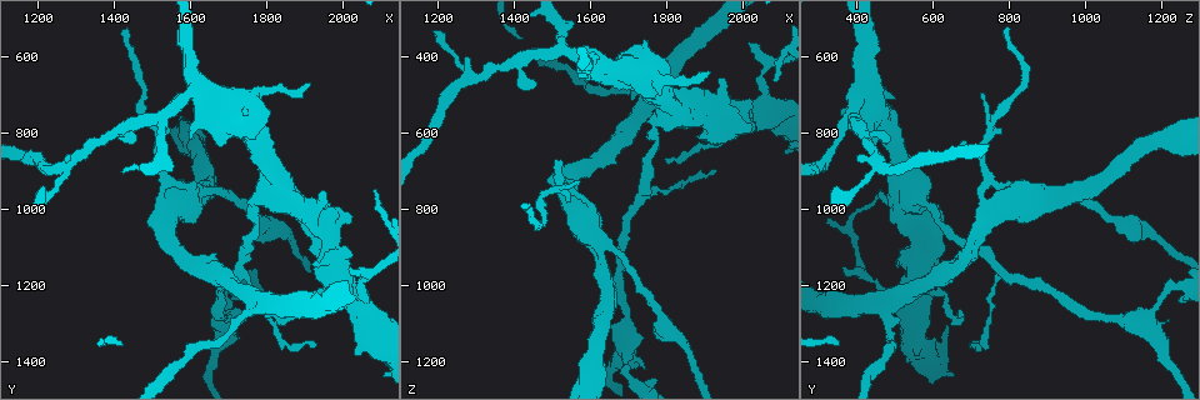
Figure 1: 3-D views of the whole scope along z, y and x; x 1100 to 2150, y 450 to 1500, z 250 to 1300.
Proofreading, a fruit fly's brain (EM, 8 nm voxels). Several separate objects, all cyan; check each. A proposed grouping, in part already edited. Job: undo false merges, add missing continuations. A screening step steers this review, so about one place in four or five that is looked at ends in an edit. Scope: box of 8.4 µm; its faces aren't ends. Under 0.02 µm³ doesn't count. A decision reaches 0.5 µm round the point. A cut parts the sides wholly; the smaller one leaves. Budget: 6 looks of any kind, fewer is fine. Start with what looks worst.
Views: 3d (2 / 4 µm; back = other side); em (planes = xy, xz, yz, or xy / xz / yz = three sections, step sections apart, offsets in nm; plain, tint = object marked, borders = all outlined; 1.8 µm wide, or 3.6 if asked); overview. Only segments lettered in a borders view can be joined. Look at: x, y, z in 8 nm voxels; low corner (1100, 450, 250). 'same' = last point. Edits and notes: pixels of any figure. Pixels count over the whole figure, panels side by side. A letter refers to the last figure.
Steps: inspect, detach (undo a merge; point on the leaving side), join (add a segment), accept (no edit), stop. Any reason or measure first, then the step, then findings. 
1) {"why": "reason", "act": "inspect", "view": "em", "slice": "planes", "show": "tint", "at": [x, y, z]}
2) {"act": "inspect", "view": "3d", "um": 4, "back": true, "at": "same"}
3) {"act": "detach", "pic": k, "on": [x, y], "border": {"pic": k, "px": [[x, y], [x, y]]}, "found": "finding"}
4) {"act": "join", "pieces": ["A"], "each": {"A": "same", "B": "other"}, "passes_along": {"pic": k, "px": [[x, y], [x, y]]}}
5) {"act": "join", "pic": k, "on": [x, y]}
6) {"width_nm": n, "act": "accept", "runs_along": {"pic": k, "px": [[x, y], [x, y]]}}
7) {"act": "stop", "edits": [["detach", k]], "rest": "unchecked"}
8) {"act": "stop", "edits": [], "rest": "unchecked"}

{"why": "free end", "act": "inspect", "view": "em", "slice": "planes", "show": "borders", "at": [1910, 675, 440]}

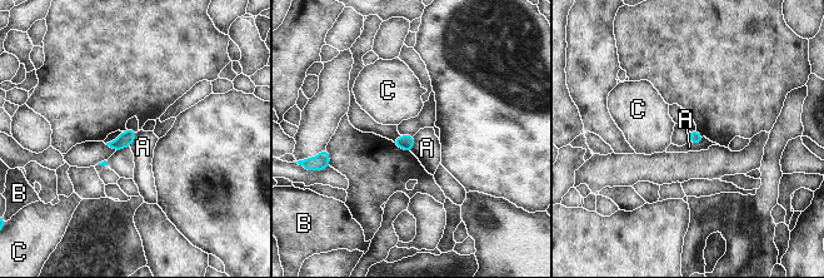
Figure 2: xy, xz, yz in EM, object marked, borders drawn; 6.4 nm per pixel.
{"act": "accept", "each": {"A": "other", "B": "other", "C": "other"}, "border": {"pic": 2, "px": [[703, 137], [699, 143], [689, 140]]}, "found": "none of them fits"}

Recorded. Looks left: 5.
{"why": "sharp bend", "act": "inspect", "view": "3d", "um": 4, "at": [1625, 685, 420]}

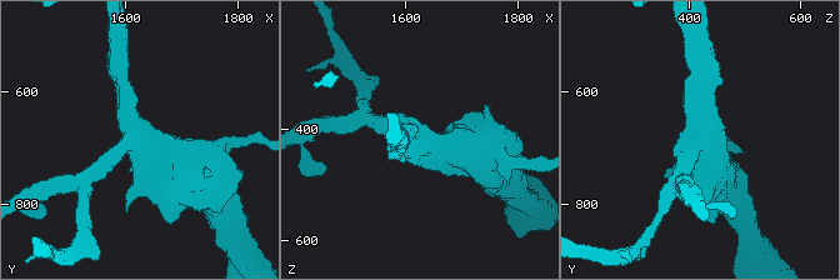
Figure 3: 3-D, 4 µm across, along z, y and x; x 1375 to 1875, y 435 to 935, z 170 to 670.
{"arms": 3, "arm_widths_nm": [240, 260, 700], "act": "inspect", "view": "em", "um": 3.6, "slice": "xz", "step": 4, "show": "borders", "at": [1615, 685, 420]}

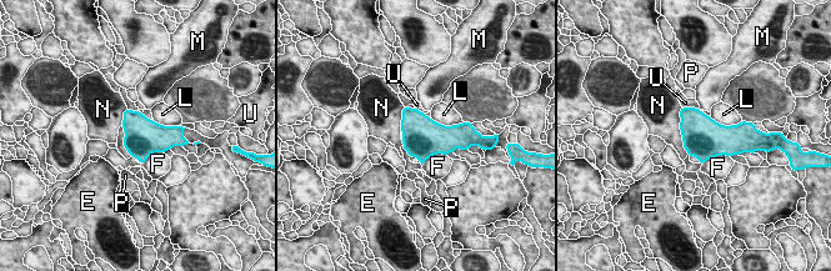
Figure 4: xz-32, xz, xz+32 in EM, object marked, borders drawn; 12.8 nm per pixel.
{"act": "inspect", "view": "em", "um": 3.6, "slice": "planes", "show": "borders", "at": "same"}

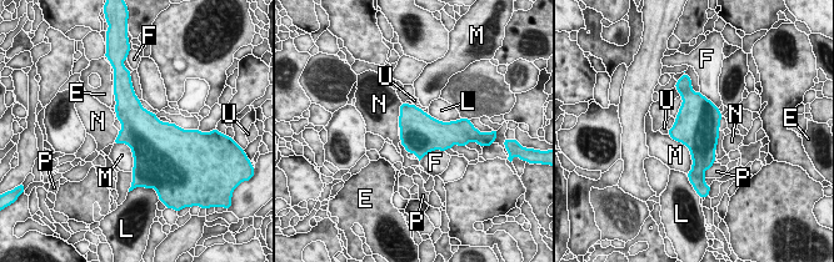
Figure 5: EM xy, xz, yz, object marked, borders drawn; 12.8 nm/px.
{"width_nm": 500, "longest_contact_nm": ["M", 600], "act": "accept", "each": {"E": "other", "F": "other", "L": "other", "M": "other", "N": "other", "P": "other", "U": "other"}, "found": "continuous, no second neuron"}

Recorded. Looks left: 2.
{"act": "inspect", "view": "3d", "um": 2, "at": [1435, 520, 795]}

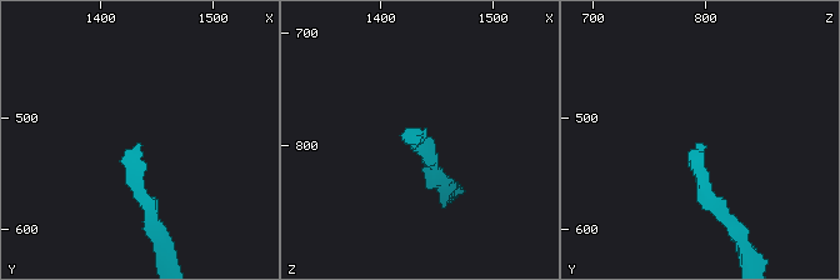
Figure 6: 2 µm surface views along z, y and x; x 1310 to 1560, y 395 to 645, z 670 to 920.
{"act": "inspect", "view": "em", "slice": "planes", "show": "borders", "at": [1434, 524, 800]}

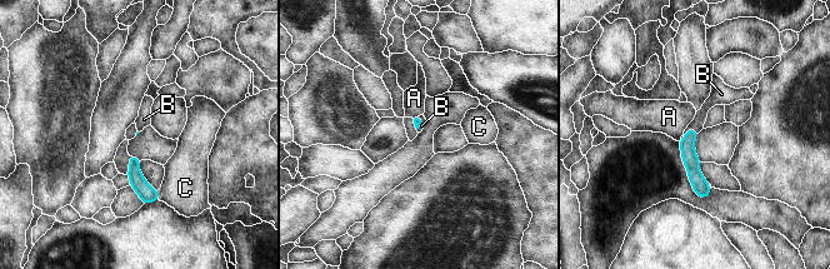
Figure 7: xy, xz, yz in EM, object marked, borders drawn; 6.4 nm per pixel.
{"act": "join", "pieces": ["B"], "each": {"A": "other", "B": "same", "C": "other"}, "found": "it goes on there"}

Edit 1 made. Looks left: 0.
{"act": "stop", "edits": [["join", 7]], "rest": "unchecked"}

